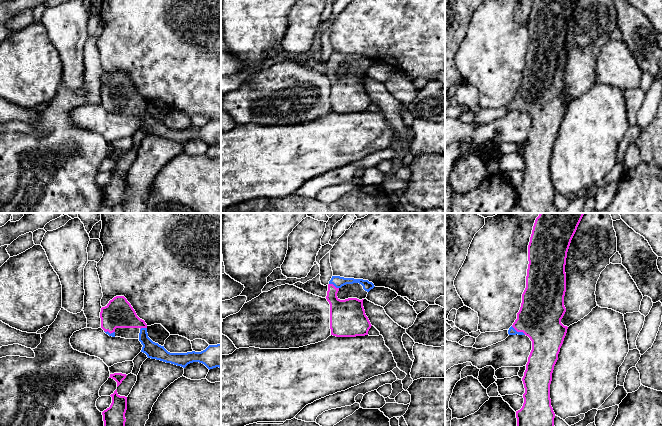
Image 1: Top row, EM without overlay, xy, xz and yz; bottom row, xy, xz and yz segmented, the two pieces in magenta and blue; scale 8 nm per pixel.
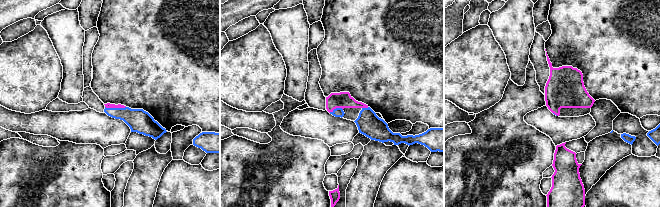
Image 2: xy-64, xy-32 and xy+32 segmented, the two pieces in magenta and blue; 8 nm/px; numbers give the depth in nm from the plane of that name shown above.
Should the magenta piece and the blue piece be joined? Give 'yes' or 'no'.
yes

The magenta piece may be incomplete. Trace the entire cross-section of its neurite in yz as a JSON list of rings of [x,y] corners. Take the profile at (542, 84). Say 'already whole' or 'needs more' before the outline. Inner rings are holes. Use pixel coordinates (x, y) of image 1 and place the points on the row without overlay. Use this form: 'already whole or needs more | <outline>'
needs more | [[[534,0],[530,18],[528,21],[528,45],[526,52],[526,64],[522,70],[522,79],[517,95],[509,104],[509,111],[526,111],[532,117],[532,126],[528,133],[526,146],[522,154],[525,169],[524,179],[520,186],[516,187],[517,204],[528,213],[558,213],[554,202],[555,189],[551,182],[550,160],[554,142],[558,136],[558,130],[567,109],[567,102],[561,99],[566,84],[564,82],[564,72],[566,68],[565,41],[567,28],[571,16],[579,0]]]

